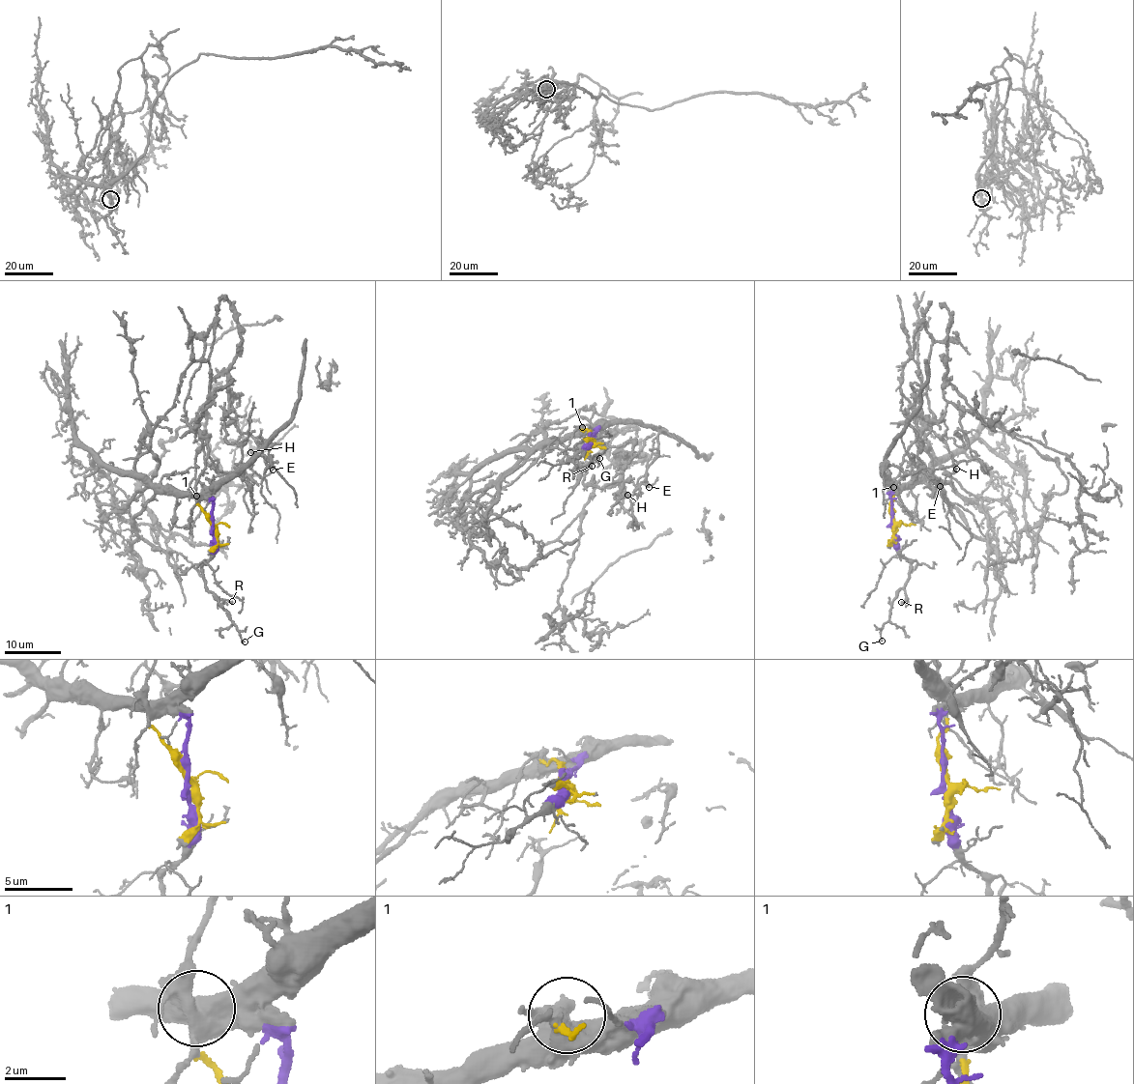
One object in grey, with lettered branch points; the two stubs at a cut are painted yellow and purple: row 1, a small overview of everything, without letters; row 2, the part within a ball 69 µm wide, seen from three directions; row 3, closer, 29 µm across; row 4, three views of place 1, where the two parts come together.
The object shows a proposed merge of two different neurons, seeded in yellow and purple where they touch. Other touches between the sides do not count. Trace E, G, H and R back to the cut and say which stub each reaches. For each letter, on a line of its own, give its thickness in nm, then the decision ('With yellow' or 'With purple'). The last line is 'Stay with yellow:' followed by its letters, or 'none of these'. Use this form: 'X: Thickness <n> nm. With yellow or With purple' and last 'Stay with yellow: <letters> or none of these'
E: Thickness 120 nm. With yellow
G: Thickness 130 nm. With purple
H: Thickness 110 nm. With yellow
R: Thickness 150 nm. With purple
Stay with yellow: E, H

